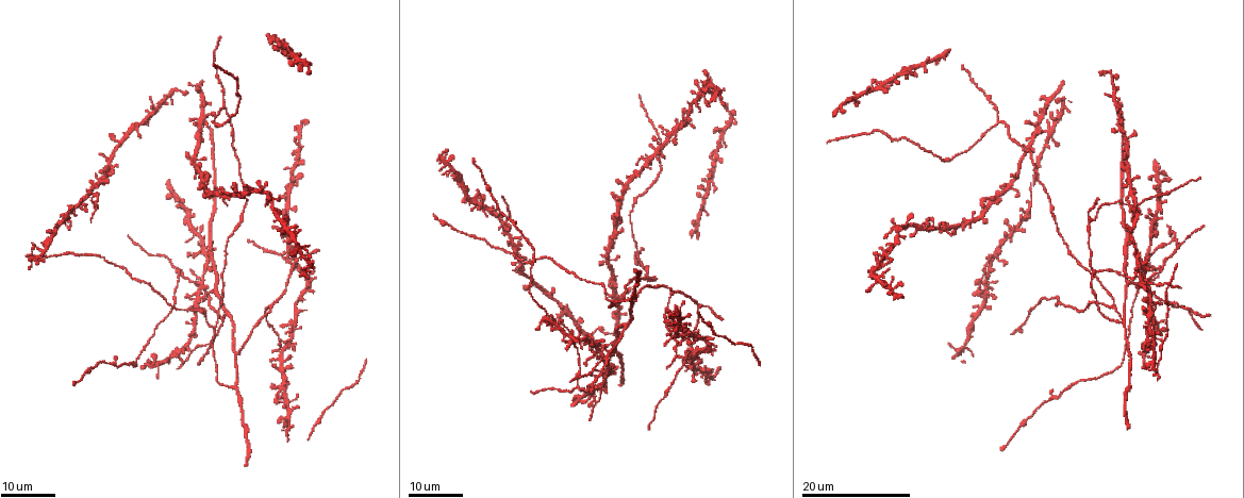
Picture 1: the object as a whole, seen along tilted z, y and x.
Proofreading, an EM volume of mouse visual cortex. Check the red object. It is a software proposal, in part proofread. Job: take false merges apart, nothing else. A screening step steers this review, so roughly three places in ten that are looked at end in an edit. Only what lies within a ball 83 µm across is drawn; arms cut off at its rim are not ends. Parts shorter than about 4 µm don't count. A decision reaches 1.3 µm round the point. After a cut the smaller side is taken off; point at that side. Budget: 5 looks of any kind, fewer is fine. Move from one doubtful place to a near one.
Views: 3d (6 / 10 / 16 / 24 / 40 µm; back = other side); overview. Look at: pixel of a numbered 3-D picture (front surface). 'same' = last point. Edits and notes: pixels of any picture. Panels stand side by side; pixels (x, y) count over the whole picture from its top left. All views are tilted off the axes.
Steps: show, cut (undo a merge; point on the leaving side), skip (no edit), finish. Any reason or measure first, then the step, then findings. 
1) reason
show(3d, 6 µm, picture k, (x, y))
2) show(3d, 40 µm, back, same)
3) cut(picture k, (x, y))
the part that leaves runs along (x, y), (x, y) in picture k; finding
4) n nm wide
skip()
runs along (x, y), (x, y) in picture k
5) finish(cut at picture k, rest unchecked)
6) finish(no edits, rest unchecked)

three-way junction
show(3d, 24 µm, picture 1, (1172, 302))

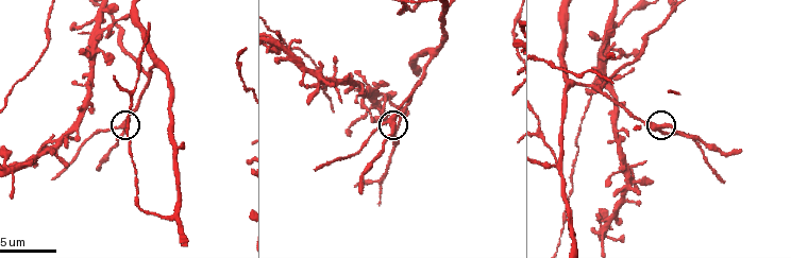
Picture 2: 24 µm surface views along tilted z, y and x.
show(3d, 10 µm, picture 2, (390, 120))

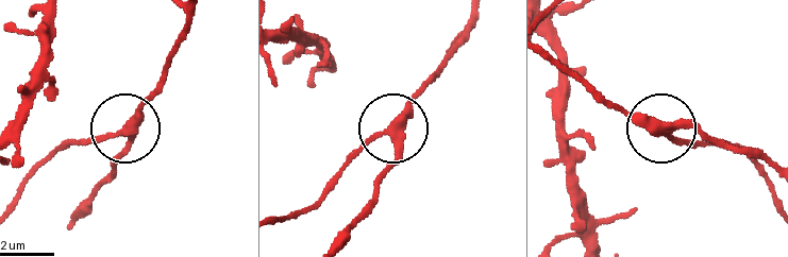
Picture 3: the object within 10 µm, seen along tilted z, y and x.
skip()
runs along (190, 15), (117, 158) in picture 3; one cell here

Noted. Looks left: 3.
three arms meet
show(3d, 10 µm, picture 2, (423, 80))

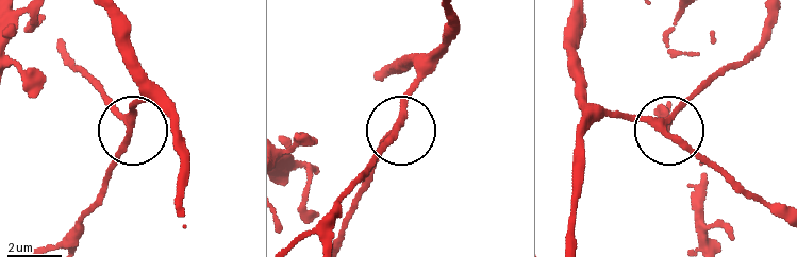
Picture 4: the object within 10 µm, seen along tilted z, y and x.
220 nm wide
skip()
runs along (182, 199), (182, 140), (152, 101), (131, 112), (102, 200) in picture 4; continuous, no second cell

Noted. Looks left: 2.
branch point
show(3d, 16 µm, picture 1, (701, 306))

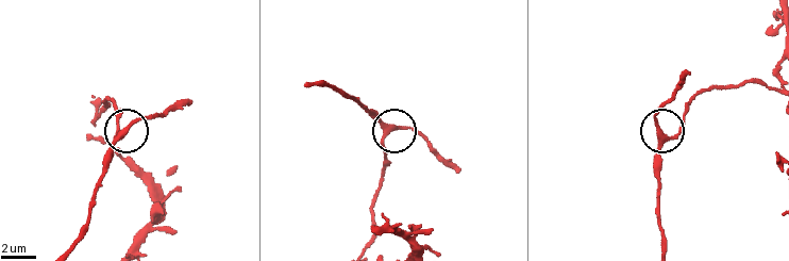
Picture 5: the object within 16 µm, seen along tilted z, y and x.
show(3d, 10 µm, picture 5, (664, 135))

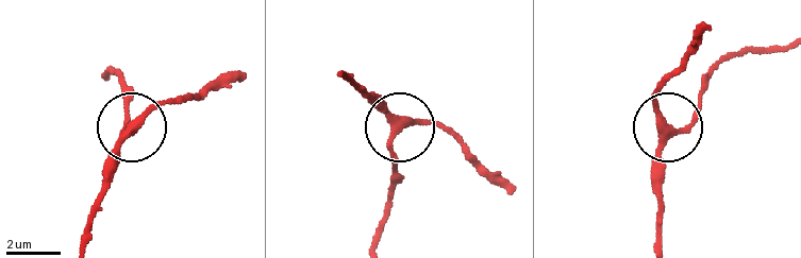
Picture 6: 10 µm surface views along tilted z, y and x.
3 arms
skip()
runs along (86, 243), (86, 224), (118, 135), (148, 109), (187, 96) in picture 6; one cell here

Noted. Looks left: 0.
finish(no edits, rest unchecked)

